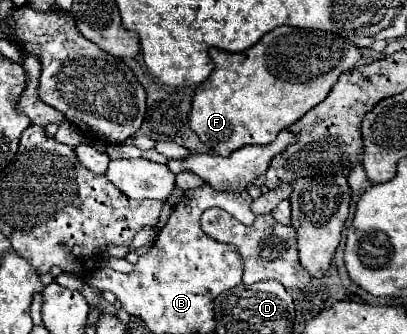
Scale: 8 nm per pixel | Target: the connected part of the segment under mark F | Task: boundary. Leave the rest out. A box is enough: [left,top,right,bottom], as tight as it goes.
[188,25,360,155]

